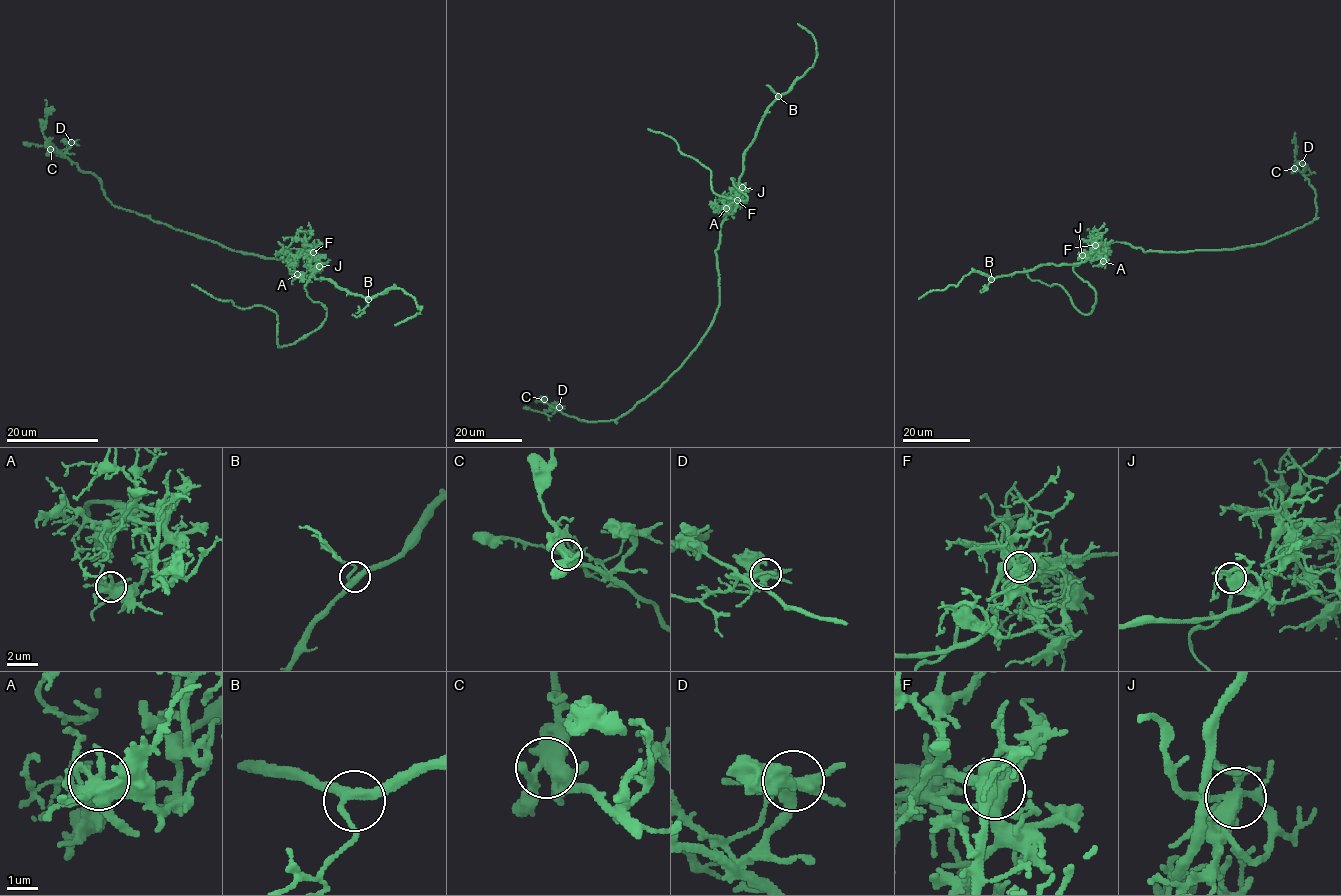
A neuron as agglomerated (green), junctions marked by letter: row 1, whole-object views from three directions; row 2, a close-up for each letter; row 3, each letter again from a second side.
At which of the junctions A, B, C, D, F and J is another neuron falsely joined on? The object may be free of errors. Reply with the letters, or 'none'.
F

